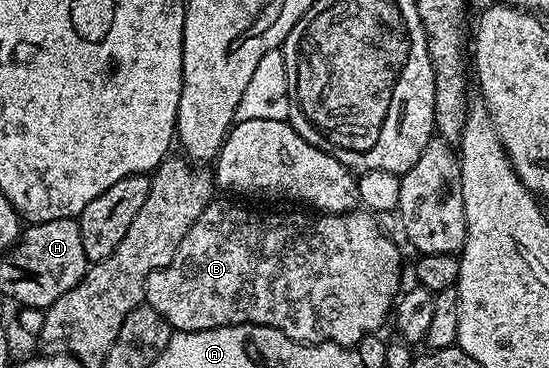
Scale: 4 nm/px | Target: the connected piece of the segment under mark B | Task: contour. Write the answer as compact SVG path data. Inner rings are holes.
M221 198L215 199L200 214L200 218L196 218L196 222L192 226L192 230L188 230L188 234L184 234L184 242L180 242L180 250L176 250L176 258L172 258L172 262L166 268L158 268L152 274L148 274L148 282L146 283L146 299L145 303L152 310L156 310L156 314L160 314L170 324L171 329L179 332L199 332L200 330L212 330L213 328L223 328L224 326L232 326L233 324L259 324L260 326L268 326L283 332L288 338L298 341L300 344L339 344L342 348L354 348L366 336L373 336L379 331L378 327L382 323L387 323L388 317L391 315L392 309L396 304L396 297L399 295L400 287L398 283L402 280L402 252L394 245L394 240L390 236L386 236L384 229L378 225L379 217L371 214L366 210L351 210L341 214L310 214L314 216L305 216L302 212L257 212L254 208L245 208L245 203L234 202L238 204L229 204Z

